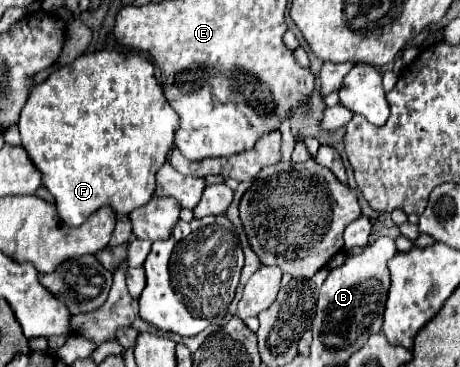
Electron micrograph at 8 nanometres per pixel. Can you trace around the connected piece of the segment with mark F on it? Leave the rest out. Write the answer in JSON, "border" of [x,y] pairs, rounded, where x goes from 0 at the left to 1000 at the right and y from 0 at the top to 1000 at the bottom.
{"border":[[[213,139],[213,144],[183,144],[183,150],[174,150],[157,177],[117,193],[96,226],[78,232],[65,248],[57,286],[48,292],[39,346],[43,346],[43,368],[48,368],[48,401],[61,411],[65,433],[87,460],[87,471],[91,471],[91,504],[113,526],[113,537],[122,548],[122,575],[126,575],[135,608],[143,608],[148,619],[174,619],[204,575],[213,575],[226,559],[243,564],[257,591],[274,591],[291,569],[313,564],[330,542],[335,510],[339,510],[339,471],[361,444],[365,417],[378,406],[378,368],[383,368],[387,335],[391,335],[391,319],[361,281],[361,270],[352,259],[352,237],[343,232],[339,210],[335,210],[335,177],[313,150],[304,150],[304,144],[270,150],[261,139]]]}

